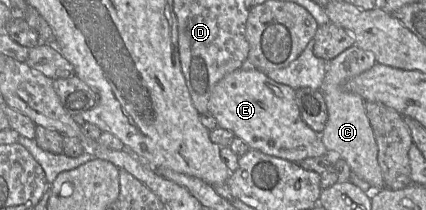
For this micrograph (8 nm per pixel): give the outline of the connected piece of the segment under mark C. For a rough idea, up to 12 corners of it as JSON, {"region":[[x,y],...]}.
{"region":[[356,44],[326,62],[319,134],[370,186],[386,186],[360,95],[346,81],[376,63]]}

